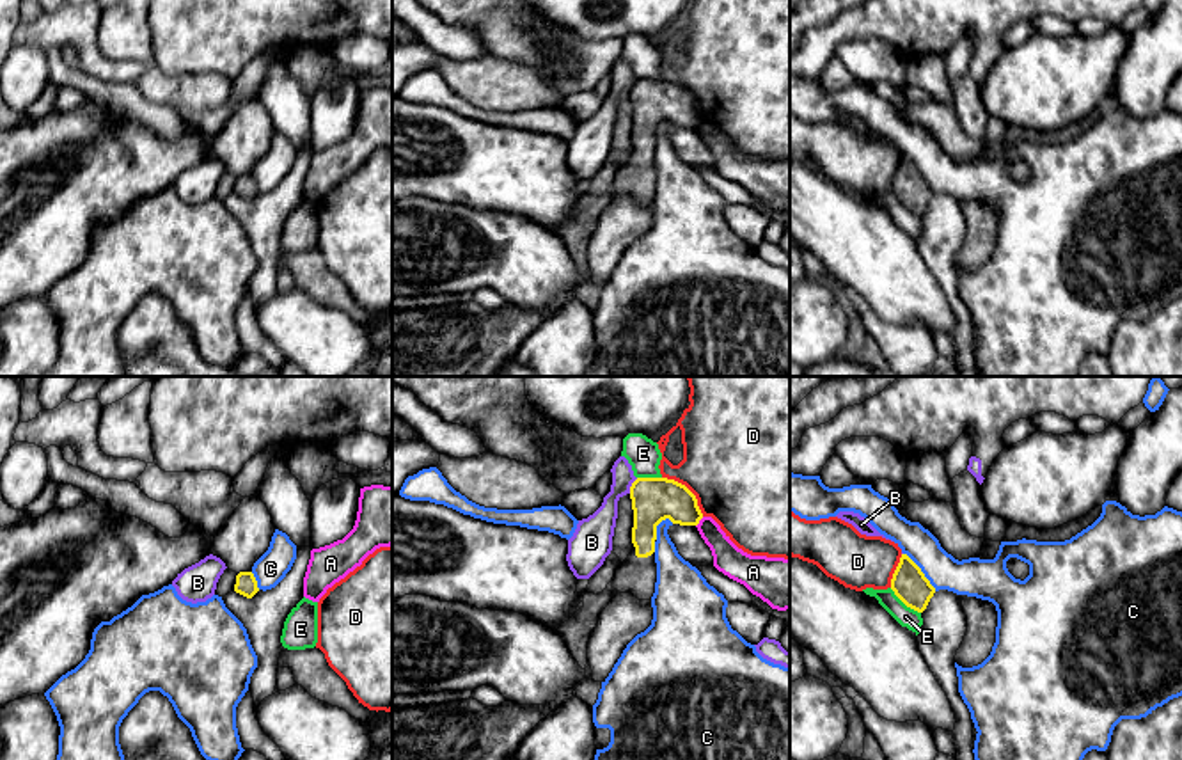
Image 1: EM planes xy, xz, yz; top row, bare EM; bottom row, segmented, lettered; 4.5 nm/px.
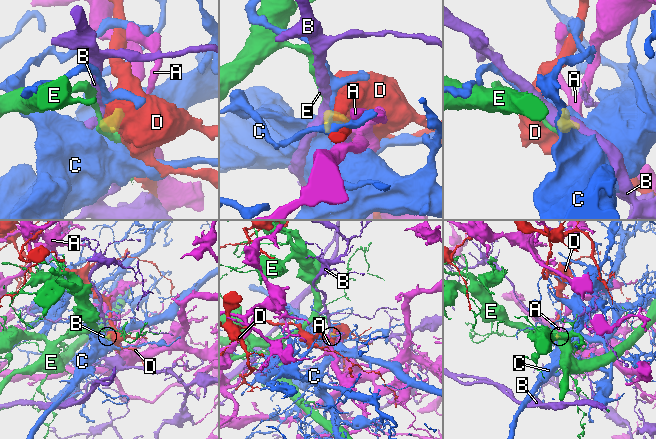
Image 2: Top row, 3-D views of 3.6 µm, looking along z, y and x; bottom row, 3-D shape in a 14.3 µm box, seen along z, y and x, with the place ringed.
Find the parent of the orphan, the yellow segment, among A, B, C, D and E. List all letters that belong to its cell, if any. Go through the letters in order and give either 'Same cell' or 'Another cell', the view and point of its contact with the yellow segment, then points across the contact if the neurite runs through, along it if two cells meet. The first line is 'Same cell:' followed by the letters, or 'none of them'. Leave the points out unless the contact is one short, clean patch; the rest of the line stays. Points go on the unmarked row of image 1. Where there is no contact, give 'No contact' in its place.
Same cell: none of them
A: Another cell. Touches yellow at xz (698, 125). Boundary: xz (703, 119), (696, 128)
B: Another cell. Touches yellow at xz (632, 87). Boundary: xz (638, 80), (629, 94)
C: Another cell. Touches yellow at yz (921, 174). Boundary: yz (904, 155), (936, 192)
D: Another cell. Touches yellow at xz (689, 93). Boundary: xz (662, 79), (680, 84), (694, 98), (703, 118)
E: Another cell. Touches yellow at yz (906, 206). Boundary: yz (890, 190), (920, 215)

